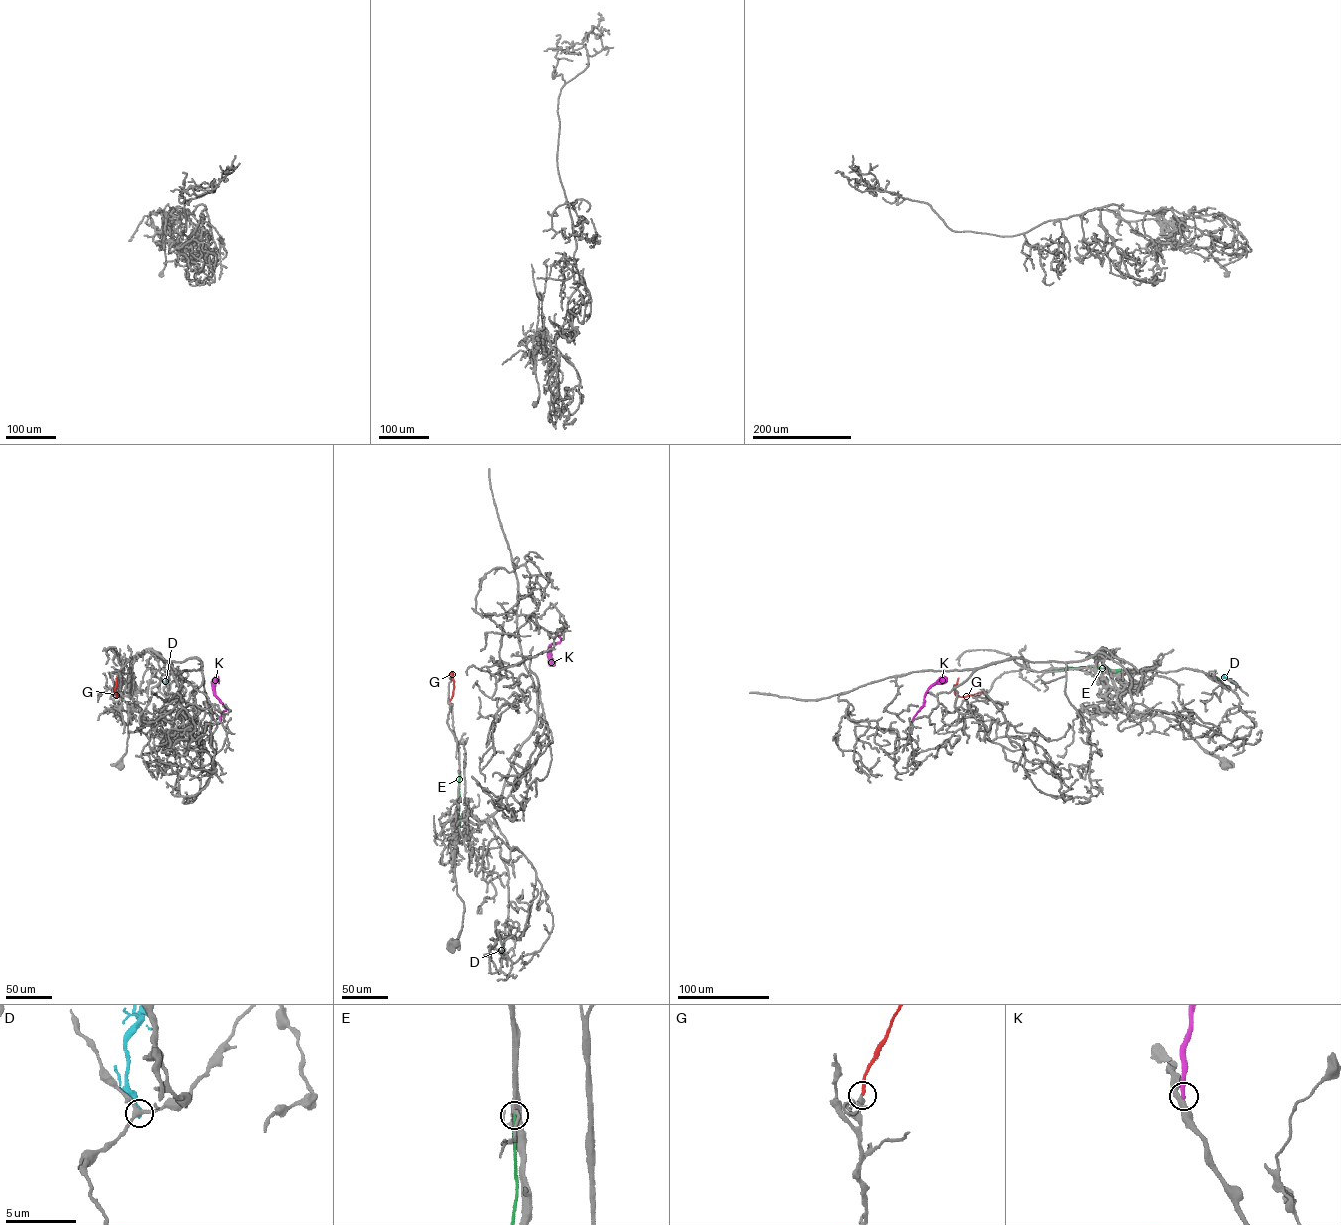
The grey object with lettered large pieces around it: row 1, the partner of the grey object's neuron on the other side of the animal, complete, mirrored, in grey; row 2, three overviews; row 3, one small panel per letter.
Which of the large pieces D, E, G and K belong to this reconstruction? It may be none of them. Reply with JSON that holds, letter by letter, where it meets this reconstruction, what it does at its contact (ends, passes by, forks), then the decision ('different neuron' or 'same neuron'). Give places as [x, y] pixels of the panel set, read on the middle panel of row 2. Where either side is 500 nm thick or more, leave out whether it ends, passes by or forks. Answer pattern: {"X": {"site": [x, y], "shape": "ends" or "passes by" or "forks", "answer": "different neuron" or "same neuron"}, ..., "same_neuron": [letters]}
{"D": {"site": [503, 956], "shape": "ends", "answer": "different neuron"}, "E": {"site": [459, 770], "shape": "ends", "answer": "different neuron"}, "G": {"site": [450, 702], "shape": "ends", "answer": "same neuron"}, "K": {"site": [556, 631], "shape": "ends", "answer": "different neuron"}, "same_neuron": ["G"]}

